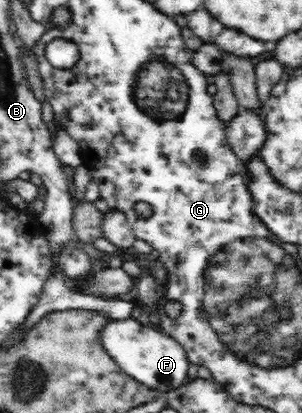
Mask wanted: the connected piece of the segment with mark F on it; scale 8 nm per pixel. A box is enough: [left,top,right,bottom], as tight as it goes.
[99,317,190,393]

